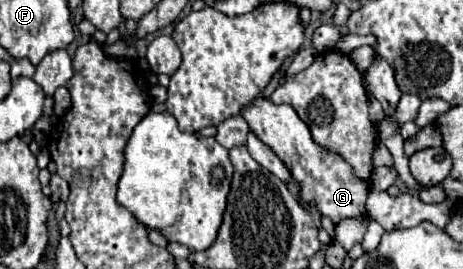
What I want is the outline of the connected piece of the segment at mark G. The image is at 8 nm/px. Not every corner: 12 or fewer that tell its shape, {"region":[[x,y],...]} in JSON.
{"region":[[293,106],[241,116],[333,224],[367,214],[369,182],[315,144]]}

